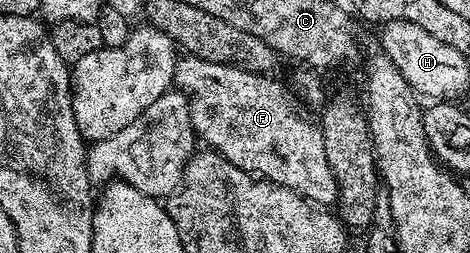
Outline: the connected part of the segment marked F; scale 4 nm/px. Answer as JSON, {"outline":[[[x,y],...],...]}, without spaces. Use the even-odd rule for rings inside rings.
{"outline":[[[183,54],[175,62],[174,87],[188,97],[191,125],[196,137],[203,140],[212,152],[220,152],[226,160],[241,170],[264,180],[272,180],[282,188],[291,188],[305,200],[319,206],[331,206],[339,199],[337,182],[325,158],[323,129],[318,123],[306,120],[291,101],[292,93],[279,80],[267,74],[248,72],[233,63],[218,64],[202,60],[199,55]]]}

